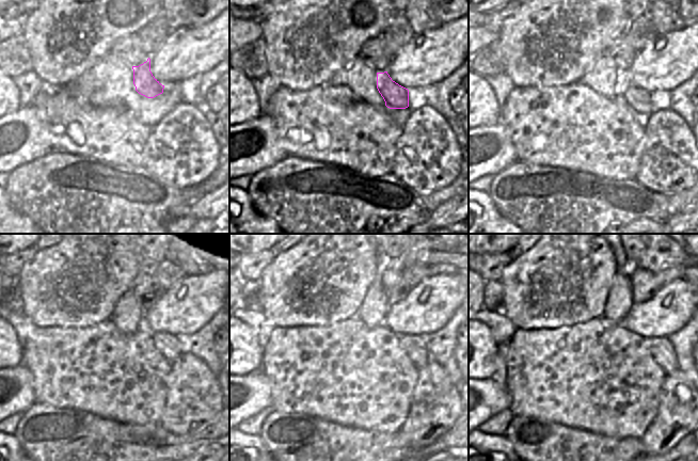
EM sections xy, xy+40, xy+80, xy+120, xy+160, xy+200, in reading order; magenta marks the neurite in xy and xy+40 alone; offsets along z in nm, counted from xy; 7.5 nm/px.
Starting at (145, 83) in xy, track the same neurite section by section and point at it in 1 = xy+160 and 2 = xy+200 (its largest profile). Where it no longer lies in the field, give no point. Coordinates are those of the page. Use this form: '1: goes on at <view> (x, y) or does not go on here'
1: goes on at xy+160 (422, 349)
2: goes on at xy+200 (661, 349)

